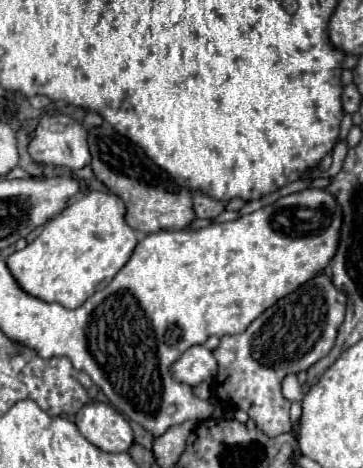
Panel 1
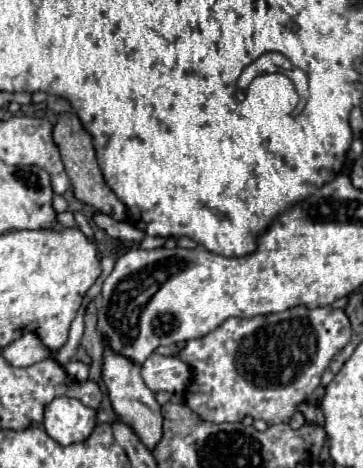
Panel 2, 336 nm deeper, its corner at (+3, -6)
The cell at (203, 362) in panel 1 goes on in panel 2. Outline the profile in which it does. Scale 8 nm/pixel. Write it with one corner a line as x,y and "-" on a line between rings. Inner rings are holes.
150,355
142,365
142,379
154,391
184,393
190,383
190,367
178,357

